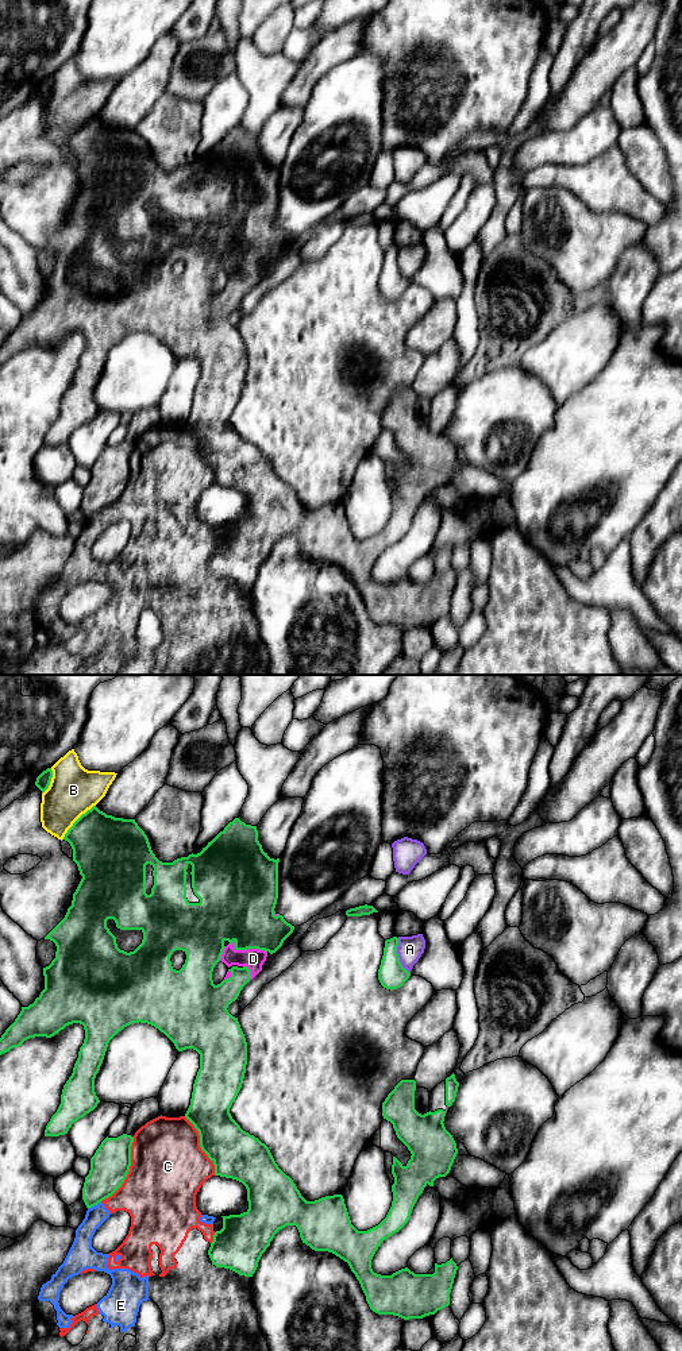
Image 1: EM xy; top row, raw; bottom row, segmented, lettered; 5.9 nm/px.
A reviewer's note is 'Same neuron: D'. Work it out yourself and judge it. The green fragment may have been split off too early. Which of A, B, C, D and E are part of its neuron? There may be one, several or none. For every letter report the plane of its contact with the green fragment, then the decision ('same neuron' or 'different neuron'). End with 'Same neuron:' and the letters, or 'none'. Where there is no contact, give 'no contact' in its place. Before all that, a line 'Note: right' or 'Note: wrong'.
Note: right
A: xy | different neuron
B: xy | different neuron
C: xy | different neuron
D: xy | same neuron
E: xy | different neuron
Same neuron: D

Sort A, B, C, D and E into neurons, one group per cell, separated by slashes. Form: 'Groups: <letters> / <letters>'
Groups: A / B / C E / D

